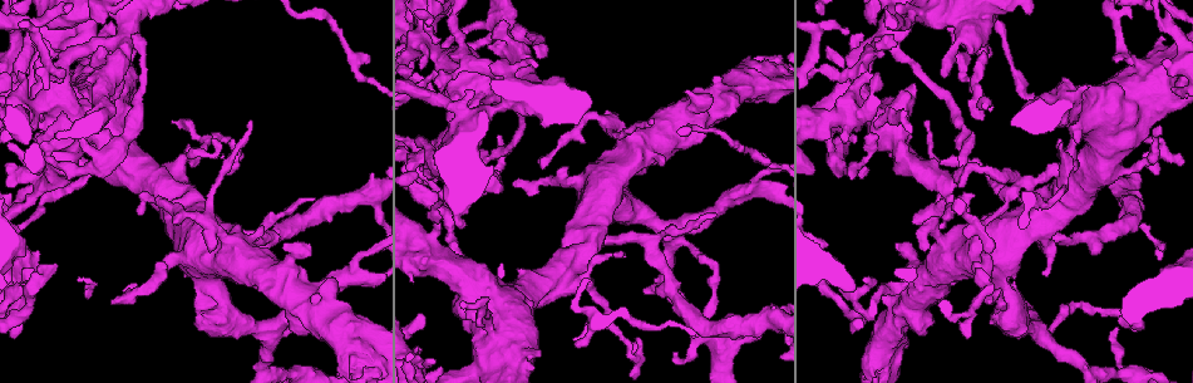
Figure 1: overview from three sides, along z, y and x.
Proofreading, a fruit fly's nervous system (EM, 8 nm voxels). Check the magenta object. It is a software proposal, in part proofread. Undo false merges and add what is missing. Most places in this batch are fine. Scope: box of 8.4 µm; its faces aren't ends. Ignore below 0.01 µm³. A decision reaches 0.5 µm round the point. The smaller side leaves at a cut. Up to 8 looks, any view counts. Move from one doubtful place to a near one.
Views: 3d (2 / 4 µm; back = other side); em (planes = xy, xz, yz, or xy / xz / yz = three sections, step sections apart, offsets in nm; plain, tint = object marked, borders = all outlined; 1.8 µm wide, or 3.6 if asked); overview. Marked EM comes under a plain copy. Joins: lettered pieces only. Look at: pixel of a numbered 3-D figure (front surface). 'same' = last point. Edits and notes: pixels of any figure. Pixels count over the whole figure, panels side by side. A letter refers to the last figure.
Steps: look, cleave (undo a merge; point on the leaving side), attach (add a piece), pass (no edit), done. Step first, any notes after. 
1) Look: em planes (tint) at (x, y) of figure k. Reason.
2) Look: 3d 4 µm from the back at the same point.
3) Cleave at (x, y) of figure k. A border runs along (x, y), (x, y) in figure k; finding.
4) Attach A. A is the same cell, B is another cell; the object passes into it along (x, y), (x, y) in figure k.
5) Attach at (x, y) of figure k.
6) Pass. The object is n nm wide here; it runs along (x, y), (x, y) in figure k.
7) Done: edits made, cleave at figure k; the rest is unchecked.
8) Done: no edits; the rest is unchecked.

Look: em planes (tint) at (56, 166) of figure 1. Calibre changes.

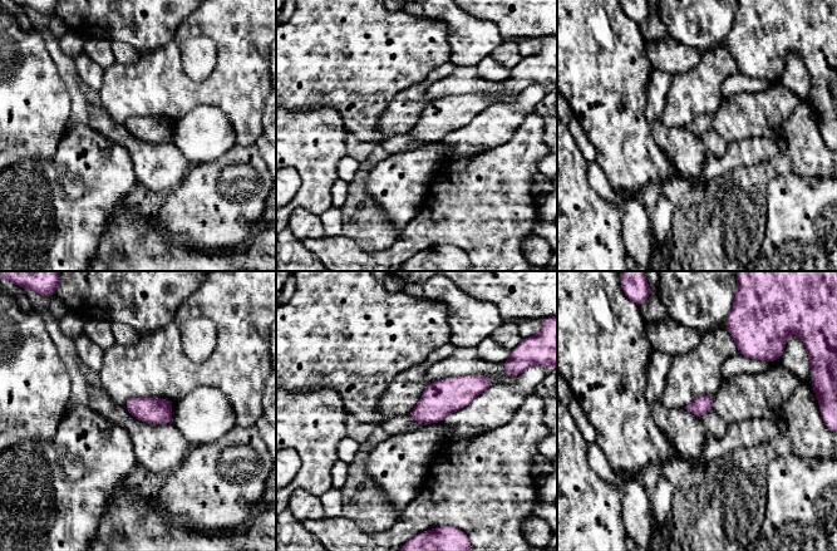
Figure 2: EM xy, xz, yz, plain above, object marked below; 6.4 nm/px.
Look: em planes (borders) at the same point.

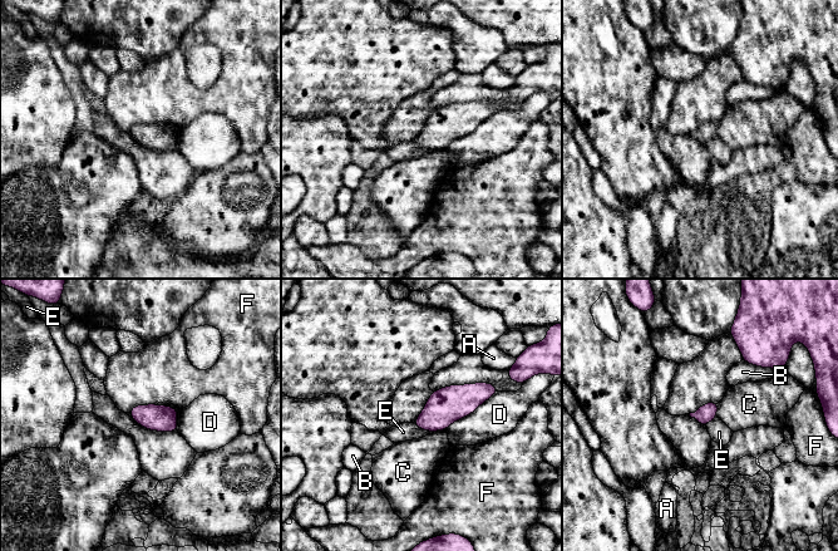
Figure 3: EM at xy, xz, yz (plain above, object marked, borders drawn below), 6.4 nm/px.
Pass. The object is 110 nm wide here; A, B, C, D, E and F are other cells; a border runs along (412, 423), (429, 432) in figure 3; continuous, no second neuron.

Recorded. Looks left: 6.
Look: em 3.6 µm planes (borders) at (516, 74) of figure 1.

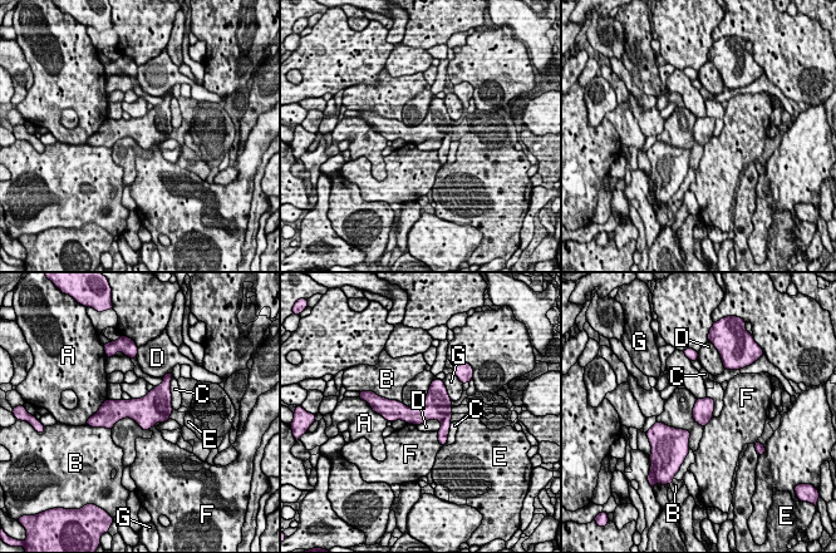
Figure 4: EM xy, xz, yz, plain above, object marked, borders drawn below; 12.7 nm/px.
Pass. A, B, C, D, E, F and G are other cells; a border runs along (442, 424), (427, 419), (417, 426) in figure 4; continuous, no second neuron.

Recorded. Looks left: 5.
Look: em planes (tint) at (427, 103) of figure 1. An open end.

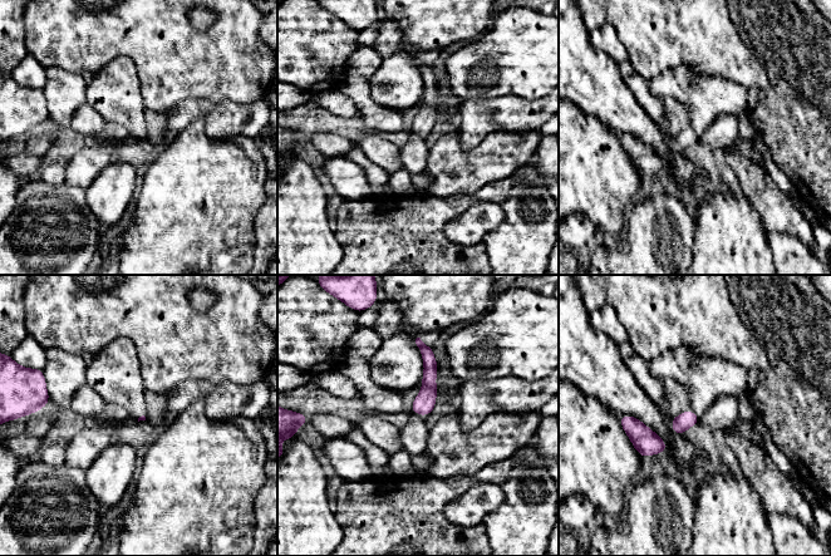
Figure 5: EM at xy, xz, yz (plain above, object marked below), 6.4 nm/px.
Look: em planes (borders) at the same point. What lies round it.

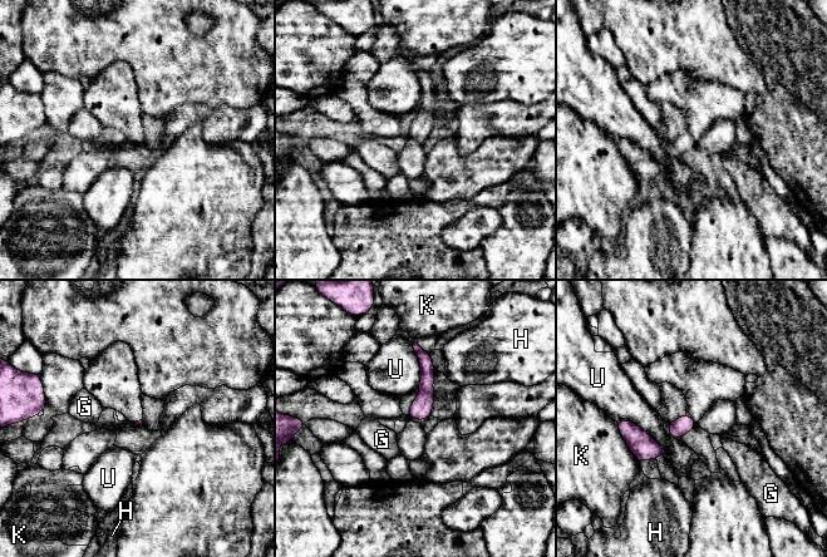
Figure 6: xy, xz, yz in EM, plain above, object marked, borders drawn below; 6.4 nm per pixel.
Pass. The longest contact is with U, 380 nm; G, H, K and U are other cells; it runs along (419, 351), (426, 361), (422, 417) in figure 6; none of them fits.

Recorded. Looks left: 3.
Done: no edits; the rest is unchecked.

